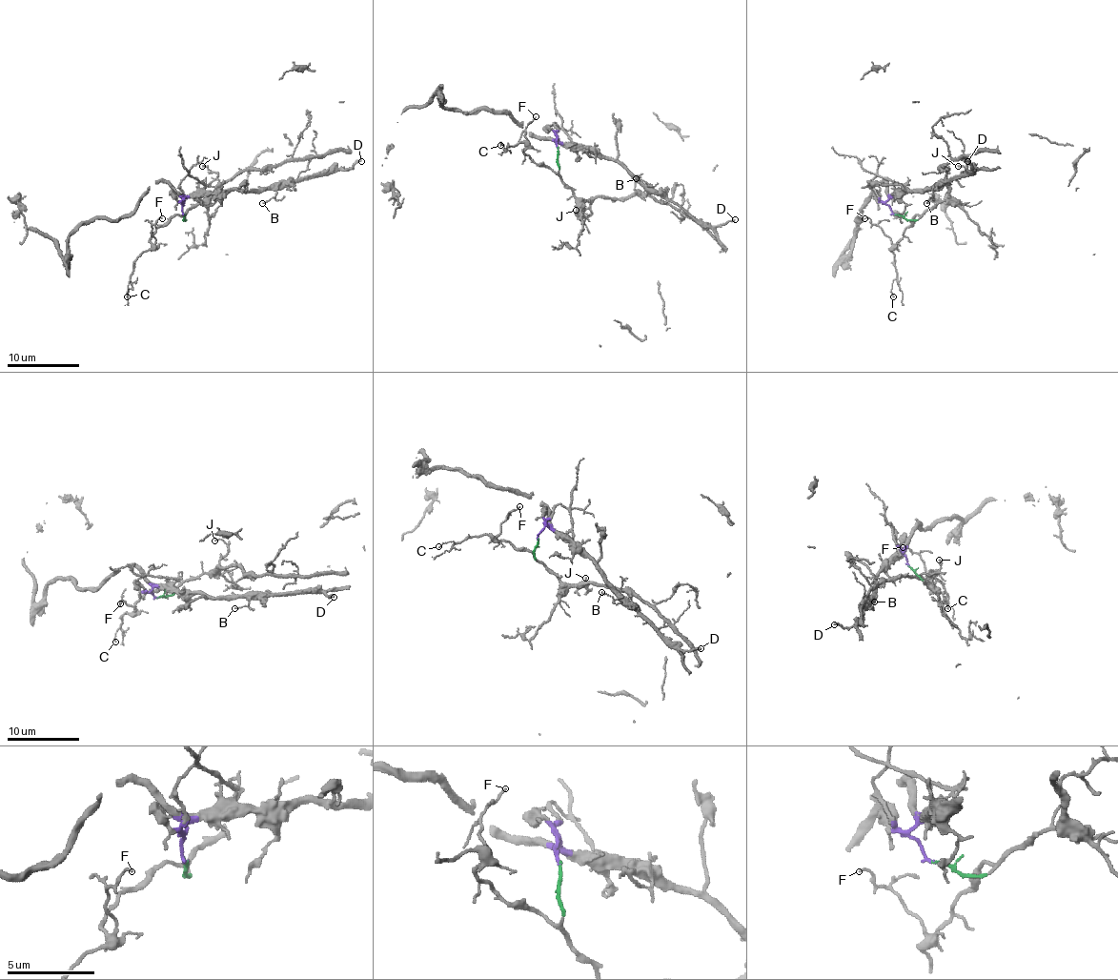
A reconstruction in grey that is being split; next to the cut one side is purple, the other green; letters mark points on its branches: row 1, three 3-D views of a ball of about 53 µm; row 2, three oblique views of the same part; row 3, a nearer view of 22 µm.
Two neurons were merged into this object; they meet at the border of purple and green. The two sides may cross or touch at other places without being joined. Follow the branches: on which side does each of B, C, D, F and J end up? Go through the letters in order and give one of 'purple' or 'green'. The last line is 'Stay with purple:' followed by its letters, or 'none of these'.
B: purple
C: green
D: purple
F: green
J: green
Stay with purple: B, D

